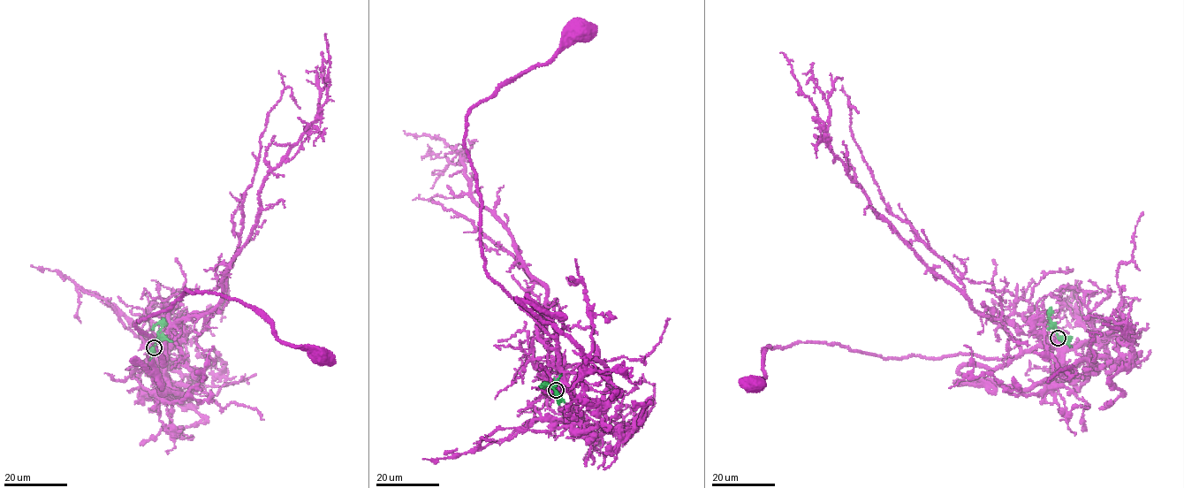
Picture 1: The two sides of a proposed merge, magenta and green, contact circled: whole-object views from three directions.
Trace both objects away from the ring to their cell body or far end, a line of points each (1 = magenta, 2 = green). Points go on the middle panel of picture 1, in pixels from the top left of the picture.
1: (556, 390), (564, 382), (554, 339), (486, 269), (466, 126), (467, 111), (495, 90), (582, 33)
2: (556, 390), (545, 384), (542, 388)

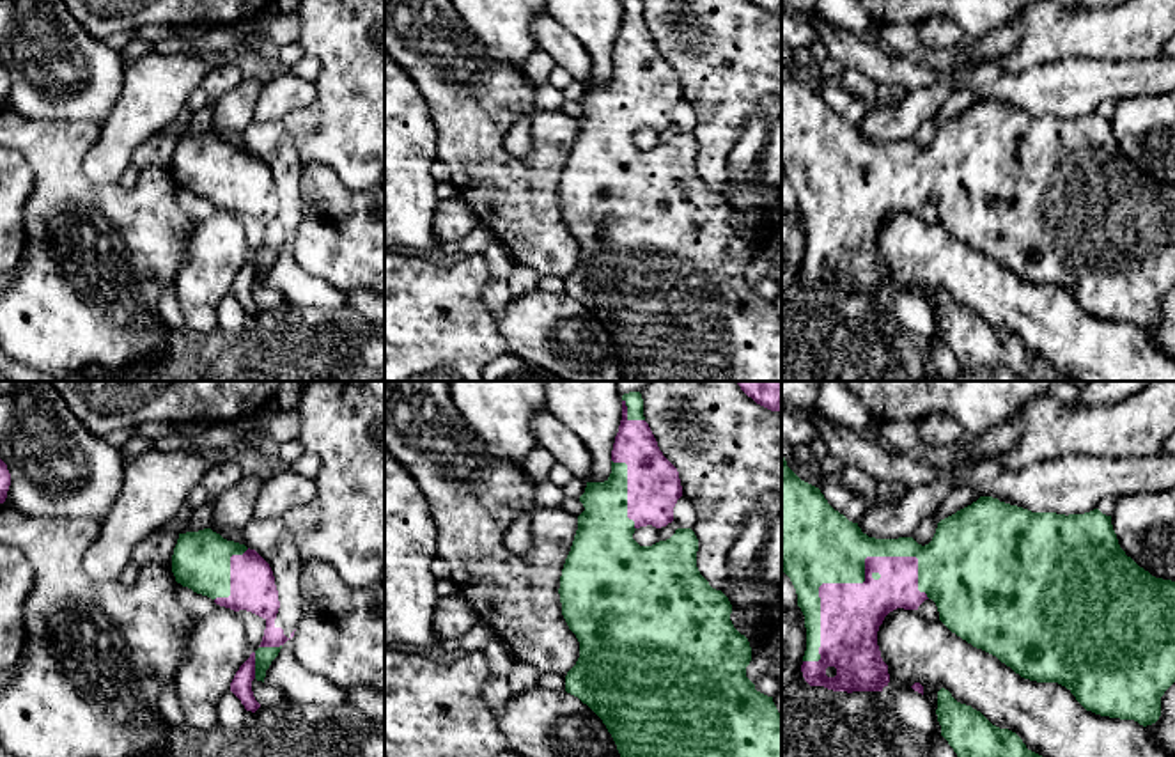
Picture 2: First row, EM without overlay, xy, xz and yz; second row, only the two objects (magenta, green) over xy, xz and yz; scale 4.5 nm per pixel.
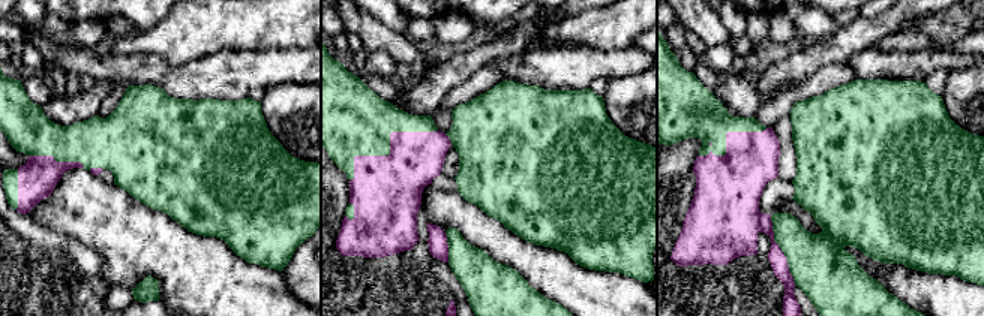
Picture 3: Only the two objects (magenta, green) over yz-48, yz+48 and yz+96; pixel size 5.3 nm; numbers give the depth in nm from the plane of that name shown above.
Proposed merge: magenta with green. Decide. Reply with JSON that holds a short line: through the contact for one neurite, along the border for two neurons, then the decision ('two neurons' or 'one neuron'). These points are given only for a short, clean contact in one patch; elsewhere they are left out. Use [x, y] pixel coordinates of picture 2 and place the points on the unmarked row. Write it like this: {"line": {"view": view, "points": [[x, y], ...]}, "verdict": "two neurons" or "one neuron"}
{"verdict": "one neuron"}

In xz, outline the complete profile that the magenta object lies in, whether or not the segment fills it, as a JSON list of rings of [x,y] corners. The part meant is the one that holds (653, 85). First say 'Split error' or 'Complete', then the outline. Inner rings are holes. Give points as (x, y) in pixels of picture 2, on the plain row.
Split error. [[[622,0],[622,23],[611,53],[611,76],[604,85],[587,85],[580,99],[585,113],[578,119],[578,133],[565,161],[560,179],[562,218],[569,232],[580,245],[580,261],[565,278],[565,294],[587,307],[606,328],[622,363],[624,381],[782,381],[782,317],[773,300],[755,293],[746,280],[746,269],[751,264],[751,250],[732,223],[732,207],[728,200],[709,188],[696,170],[698,142],[691,131],[677,131],[675,137],[652,149],[640,149],[633,137],[640,129],[666,129],[673,124],[673,110],[682,99],[682,89],[677,71],[663,59],[658,44],[643,20],[642,0]]]

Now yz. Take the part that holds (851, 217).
Split error. [[[782,59],[782,174],[790,181],[798,209],[805,218],[806,254],[803,259],[801,275],[810,289],[824,289],[833,294],[883,294],[890,285],[888,268],[881,261],[877,248],[877,234],[884,220],[897,213],[918,213],[925,202],[932,202],[939,215],[939,223],[957,239],[977,252],[996,259],[1001,266],[1010,269],[1024,282],[1037,285],[1058,285],[1065,289],[1076,303],[1086,312],[1101,319],[1134,323],[1147,330],[1161,319],[1161,300],[1175,285],[1175,184],[1152,179],[1140,170],[1120,151],[1117,137],[1111,128],[1111,119],[1093,112],[1085,117],[1056,117],[1056,115],[1031,115],[1028,112],[1000,105],[992,99],[980,99],[971,108],[938,126],[932,144],[925,149],[913,140],[875,142],[861,135],[858,126],[849,124],[844,117],[835,113],[819,90],[801,83]]]

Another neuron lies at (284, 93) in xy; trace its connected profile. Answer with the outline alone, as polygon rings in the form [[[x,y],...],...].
[[[276,69],[261,87],[253,121],[261,124],[284,121],[291,112],[314,103],[315,96],[314,82],[296,76],[291,69]]]

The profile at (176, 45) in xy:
[[[181,35],[154,43],[152,46],[154,46],[154,53],[160,53],[160,55],[174,55],[174,53],[191,51],[190,41]]]

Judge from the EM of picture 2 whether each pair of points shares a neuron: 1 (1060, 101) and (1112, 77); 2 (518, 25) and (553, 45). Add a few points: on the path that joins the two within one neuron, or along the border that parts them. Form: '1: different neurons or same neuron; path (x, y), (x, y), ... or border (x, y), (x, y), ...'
1: same neuron; path (1073, 89), (1085, 82), (1099, 80)
2: different neurons; border (532, 18), (532, 38), (539, 48)

